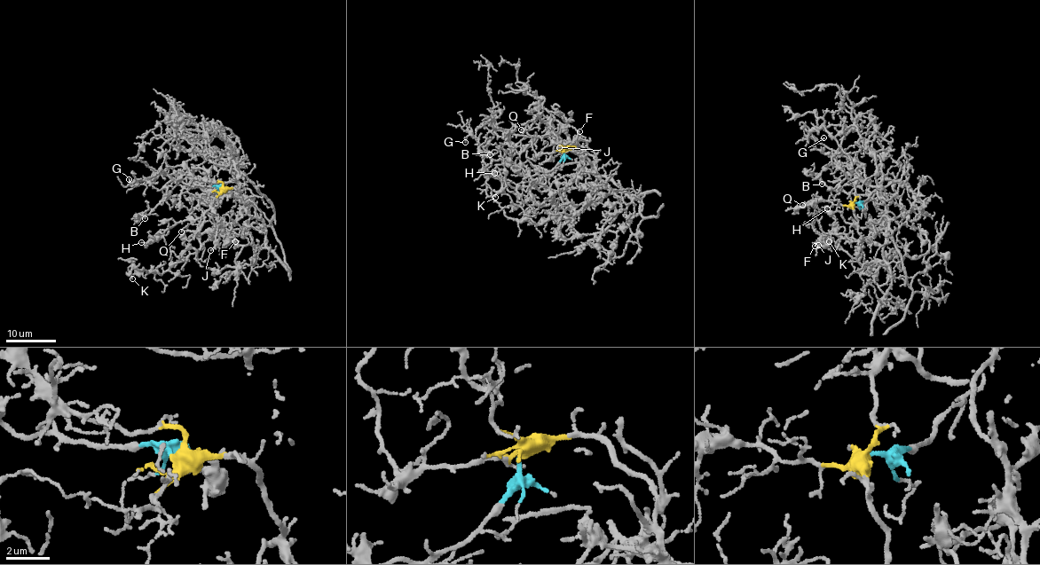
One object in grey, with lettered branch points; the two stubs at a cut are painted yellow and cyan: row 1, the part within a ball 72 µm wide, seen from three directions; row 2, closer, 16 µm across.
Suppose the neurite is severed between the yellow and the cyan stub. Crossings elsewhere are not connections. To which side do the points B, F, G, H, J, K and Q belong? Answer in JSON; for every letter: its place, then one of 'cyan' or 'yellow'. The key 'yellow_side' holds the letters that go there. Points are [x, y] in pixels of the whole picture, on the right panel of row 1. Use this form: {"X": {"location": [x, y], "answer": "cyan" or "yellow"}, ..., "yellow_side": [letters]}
{"B": {"location": [822, 184], "answer": "yellow"}, "F": {"location": [815, 246], "answer": "yellow"}, "G": {"location": [823, 137], "answer": "cyan"}, "H": {"location": [827, 208], "answer": "yellow"}, "J": {"location": [818, 245], "answer": "yellow"}, "K": {"location": [829, 241], "answer": "yellow"}, "Q": {"location": [802, 205], "answer": "yellow"}, "yellow_side": ["B", "F", "H", "J", "K", "Q"]}

